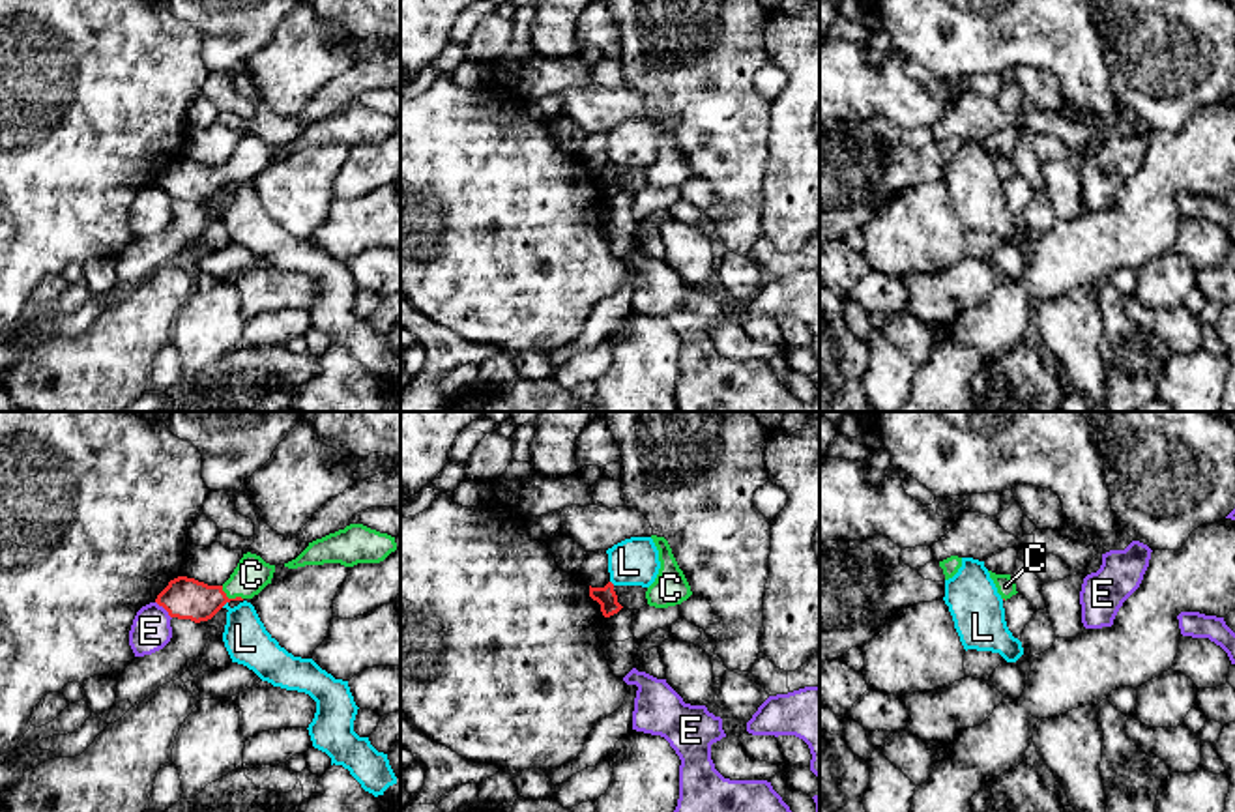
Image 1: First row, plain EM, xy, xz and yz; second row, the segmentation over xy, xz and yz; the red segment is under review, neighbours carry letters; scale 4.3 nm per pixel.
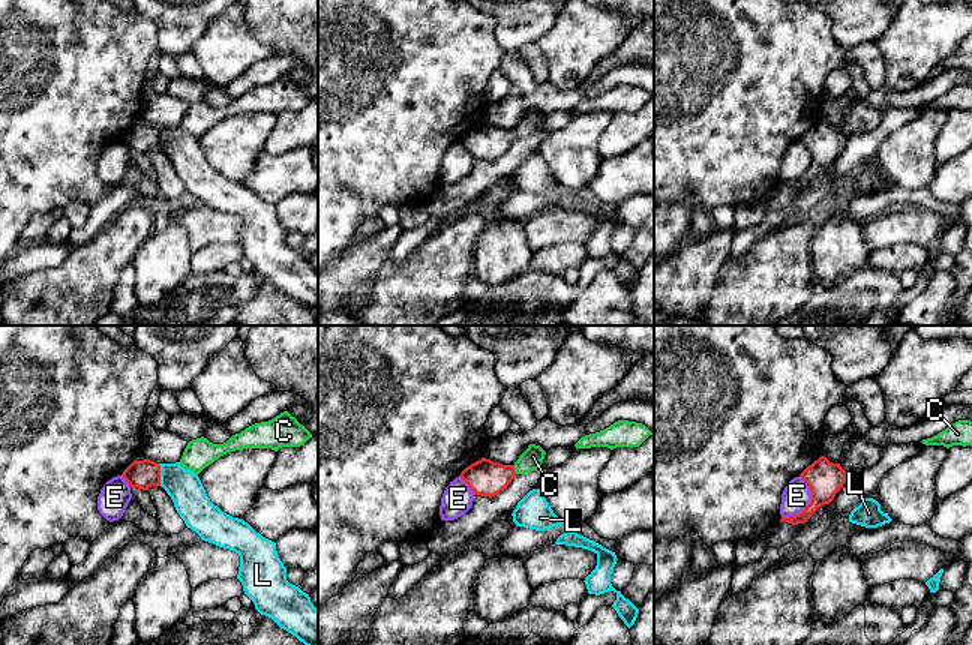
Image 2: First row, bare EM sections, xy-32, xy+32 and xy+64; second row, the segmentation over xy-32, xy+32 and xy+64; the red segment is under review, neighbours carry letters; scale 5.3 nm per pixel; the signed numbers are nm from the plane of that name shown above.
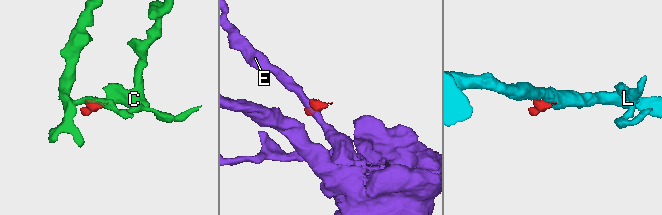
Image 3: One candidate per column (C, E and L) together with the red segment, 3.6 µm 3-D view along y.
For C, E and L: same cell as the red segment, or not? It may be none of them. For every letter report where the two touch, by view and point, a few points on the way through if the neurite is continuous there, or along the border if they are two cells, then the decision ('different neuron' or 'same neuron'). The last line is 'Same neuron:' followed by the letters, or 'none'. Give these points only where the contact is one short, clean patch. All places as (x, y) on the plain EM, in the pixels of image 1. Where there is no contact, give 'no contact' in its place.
C: meets red in xy at (231, 180); runs through xy (184, 178), (231, 180), (251, 156); same neuron
E: meets red in xy at (165, 189); border along xy (156, 182), (171, 199); different neuron
L: meets red in xy at (223, 186); border along xy (227, 182), (221, 188); different neuron
Same neuron: C

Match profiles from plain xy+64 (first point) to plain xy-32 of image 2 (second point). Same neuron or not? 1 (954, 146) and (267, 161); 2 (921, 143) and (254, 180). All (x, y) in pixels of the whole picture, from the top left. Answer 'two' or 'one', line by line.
1: two
2: two

